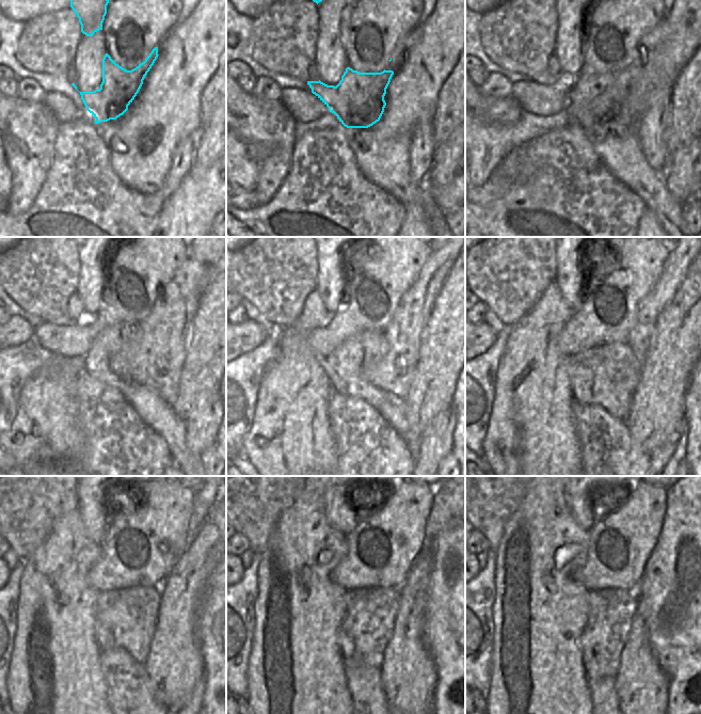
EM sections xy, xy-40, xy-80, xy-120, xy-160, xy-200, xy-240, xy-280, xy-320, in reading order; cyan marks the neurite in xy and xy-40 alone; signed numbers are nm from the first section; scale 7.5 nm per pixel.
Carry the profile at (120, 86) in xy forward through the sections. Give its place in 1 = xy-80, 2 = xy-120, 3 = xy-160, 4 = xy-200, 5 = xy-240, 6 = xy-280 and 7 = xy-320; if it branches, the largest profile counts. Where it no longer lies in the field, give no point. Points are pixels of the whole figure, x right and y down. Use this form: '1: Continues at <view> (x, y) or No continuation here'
1: Continues at xy-80 (595, 104)
2: Continues at xy-120 (116, 356)
3: Continues at xy-160 (357, 368)
4: Continues at xy-200 (606, 376)
5: Continues at xy-240 (126, 619)
6: Continues at xy-280 (367, 627)
7: Continues at xy-320 (610, 613)

